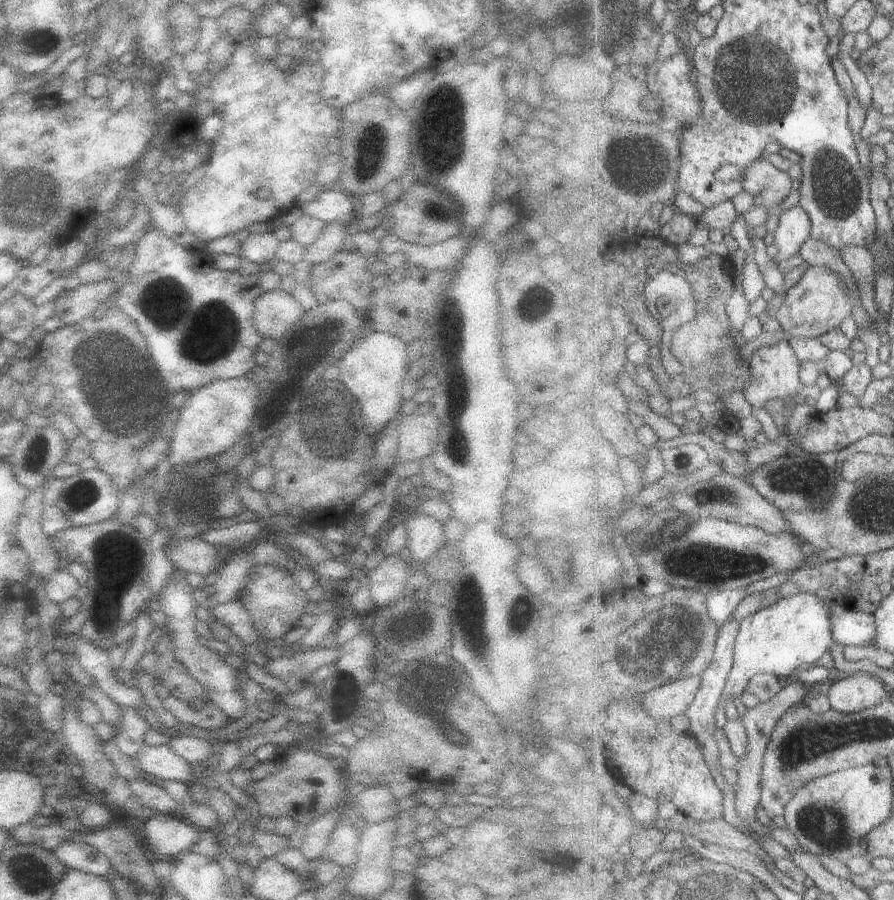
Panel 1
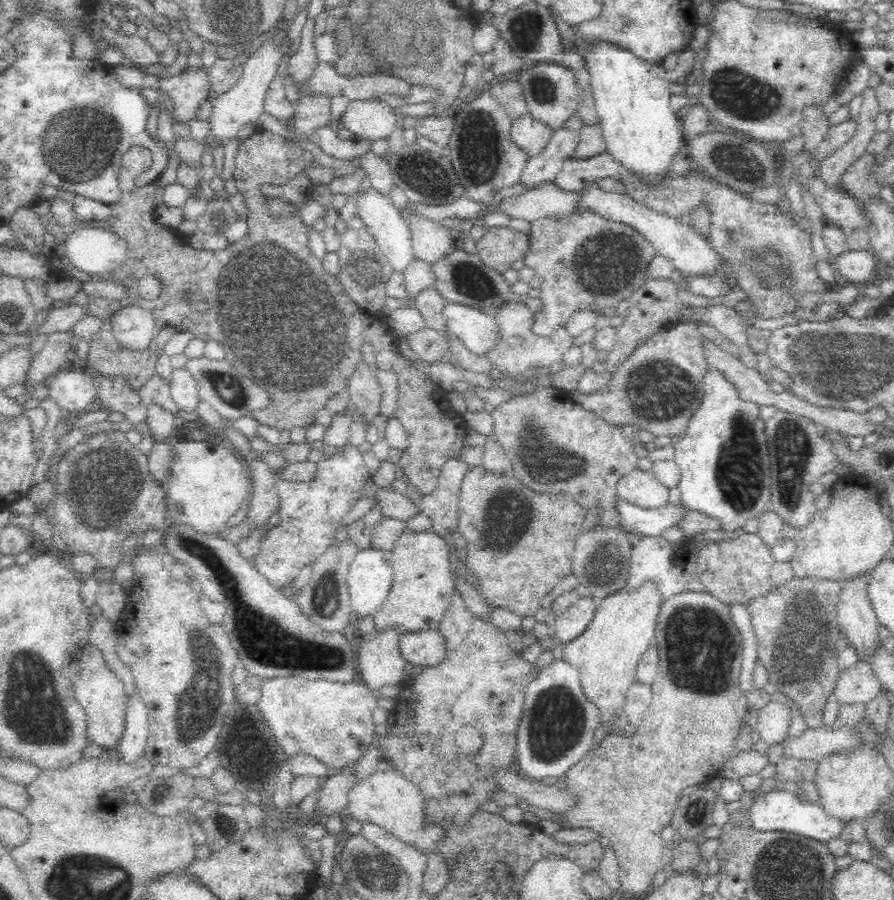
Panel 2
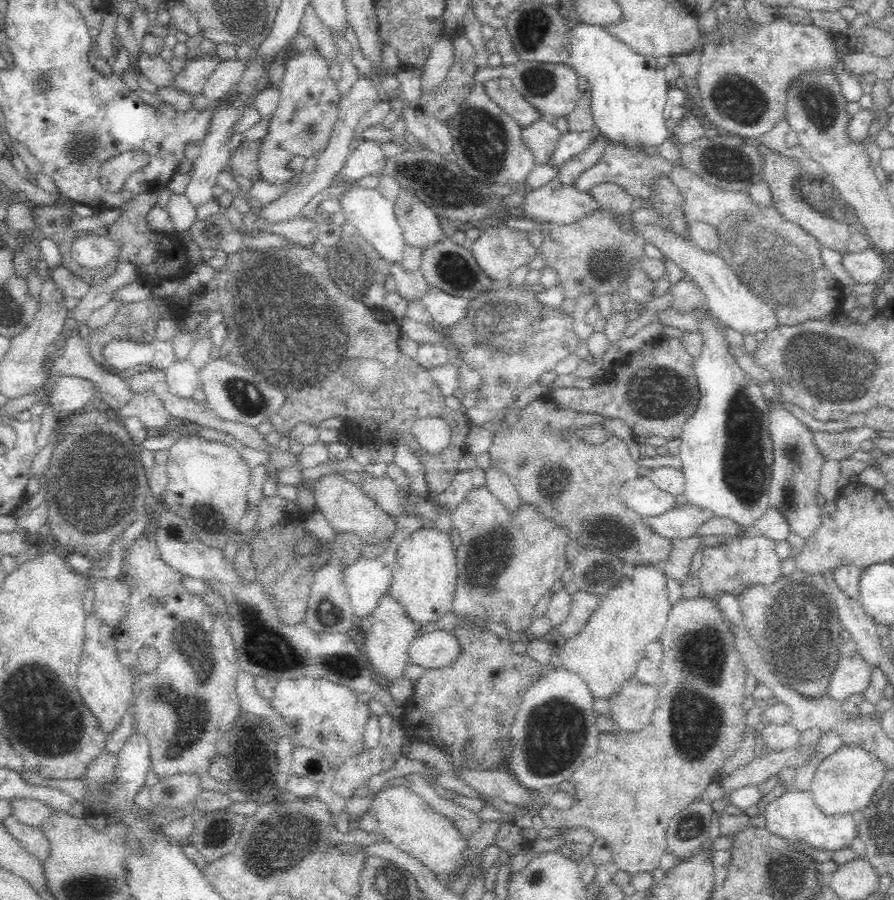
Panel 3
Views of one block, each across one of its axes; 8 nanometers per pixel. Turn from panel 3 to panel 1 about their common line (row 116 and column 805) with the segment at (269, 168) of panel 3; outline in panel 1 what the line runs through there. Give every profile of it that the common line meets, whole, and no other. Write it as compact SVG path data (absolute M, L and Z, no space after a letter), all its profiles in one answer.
M813 265L809 266L799 282L786 292L774 318L793 337L817 338L827 331L836 329L845 318L851 317L851 314L853 314L851 294L847 291L843 277L824 266Z

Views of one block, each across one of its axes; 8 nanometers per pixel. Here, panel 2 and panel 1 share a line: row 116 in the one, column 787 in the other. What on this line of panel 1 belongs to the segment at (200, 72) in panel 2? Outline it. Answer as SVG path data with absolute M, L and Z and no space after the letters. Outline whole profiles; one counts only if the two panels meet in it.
M762 156L748 166L743 179L743 190L754 196L754 204L758 207L779 207L793 190L787 171L777 168Z

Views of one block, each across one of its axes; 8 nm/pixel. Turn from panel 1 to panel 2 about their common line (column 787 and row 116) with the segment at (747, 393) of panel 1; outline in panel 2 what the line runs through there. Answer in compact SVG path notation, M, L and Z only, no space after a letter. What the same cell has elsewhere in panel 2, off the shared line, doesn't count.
M384 99L350 101L346 110L341 114L339 122L341 127L355 134L355 140L382 140L390 136L397 128L397 119L400 117Z

